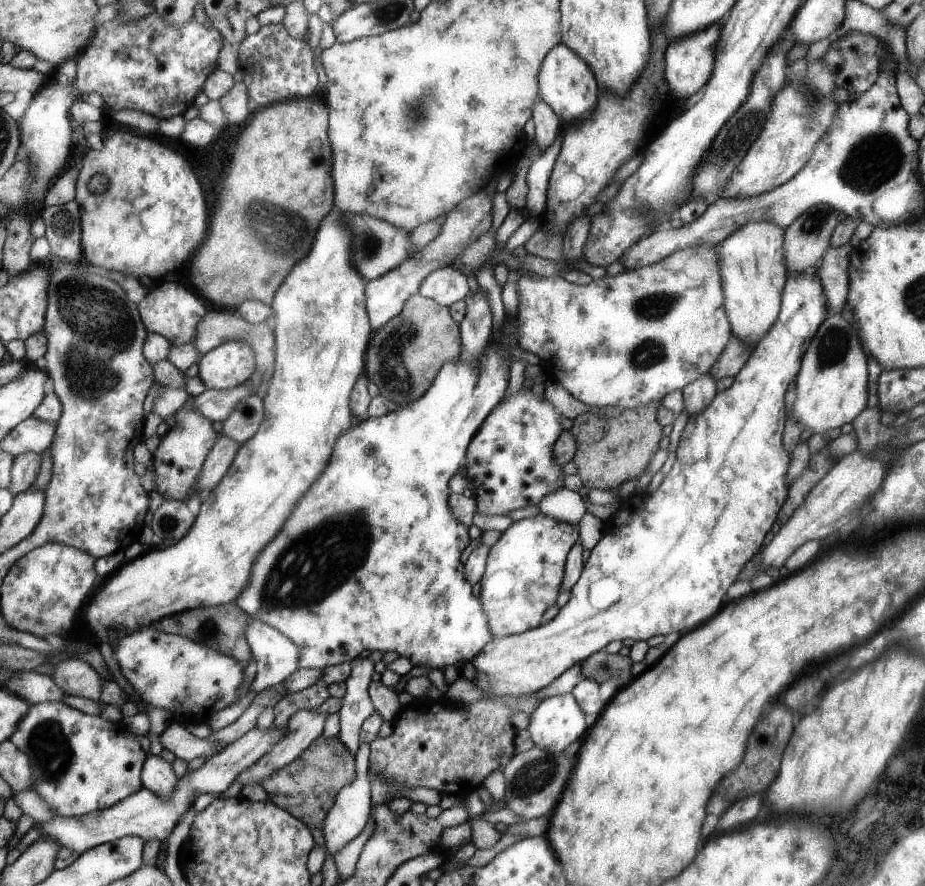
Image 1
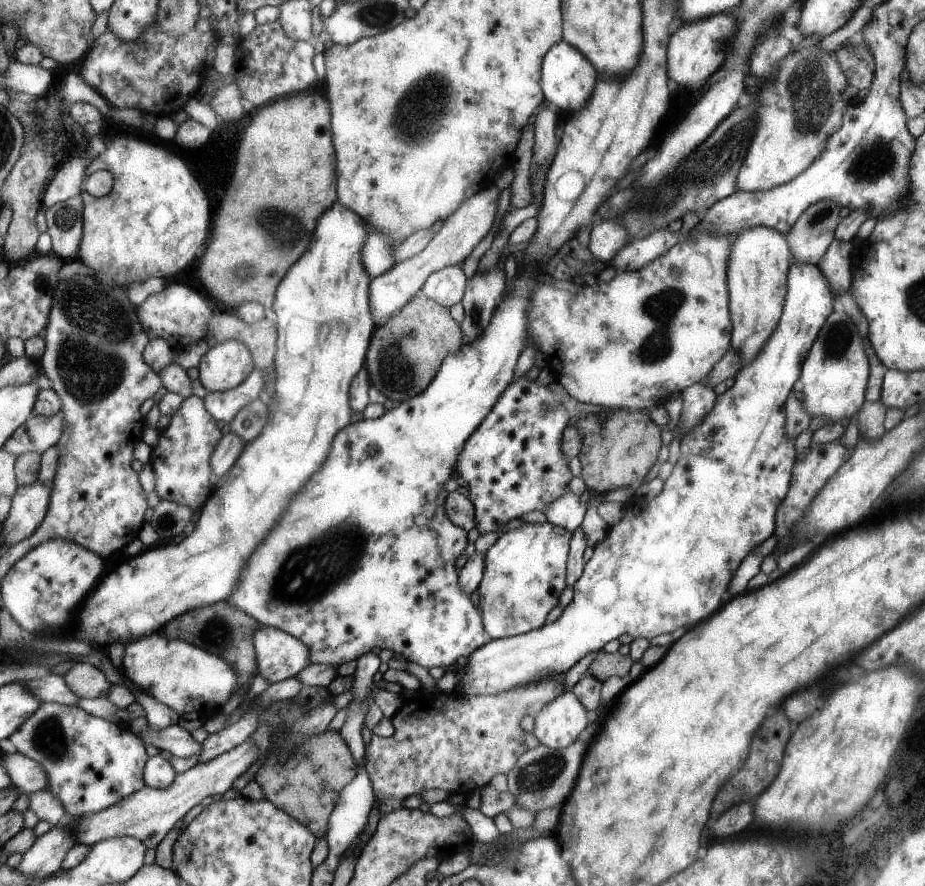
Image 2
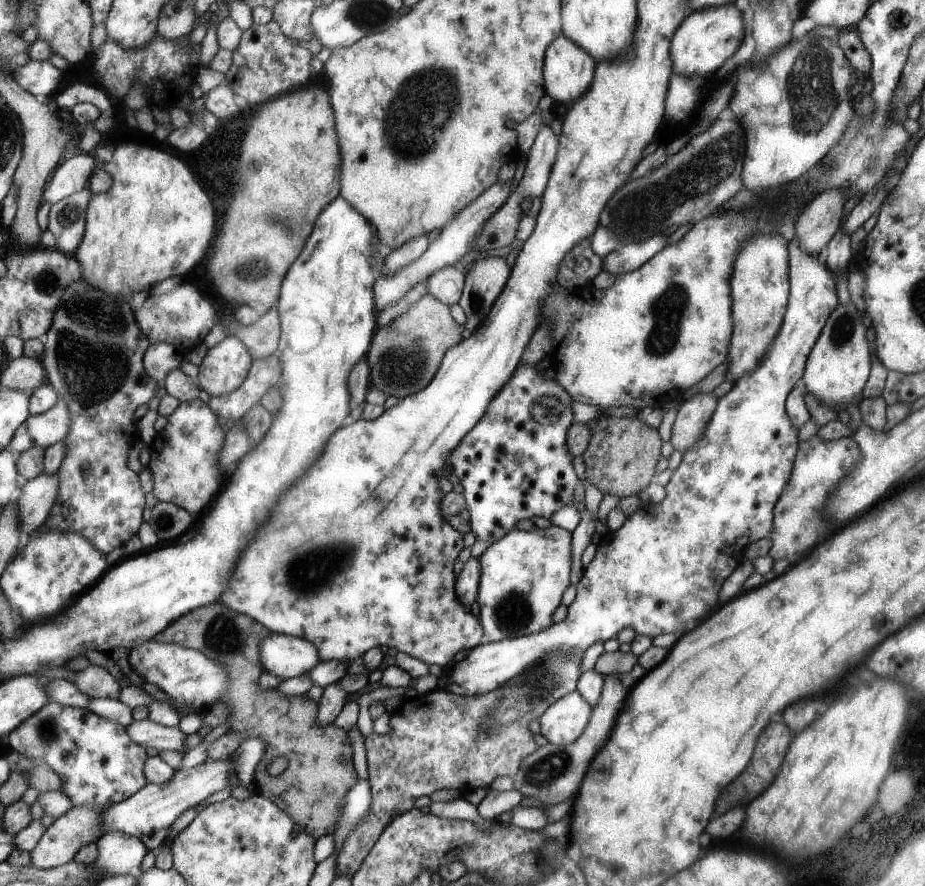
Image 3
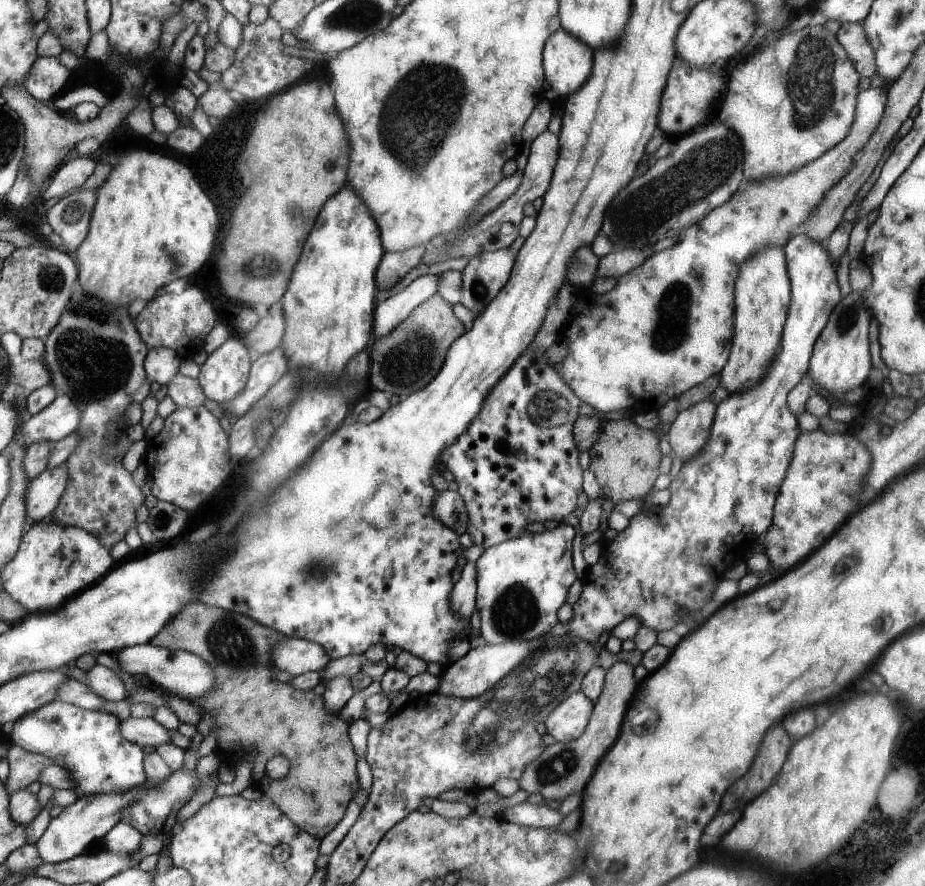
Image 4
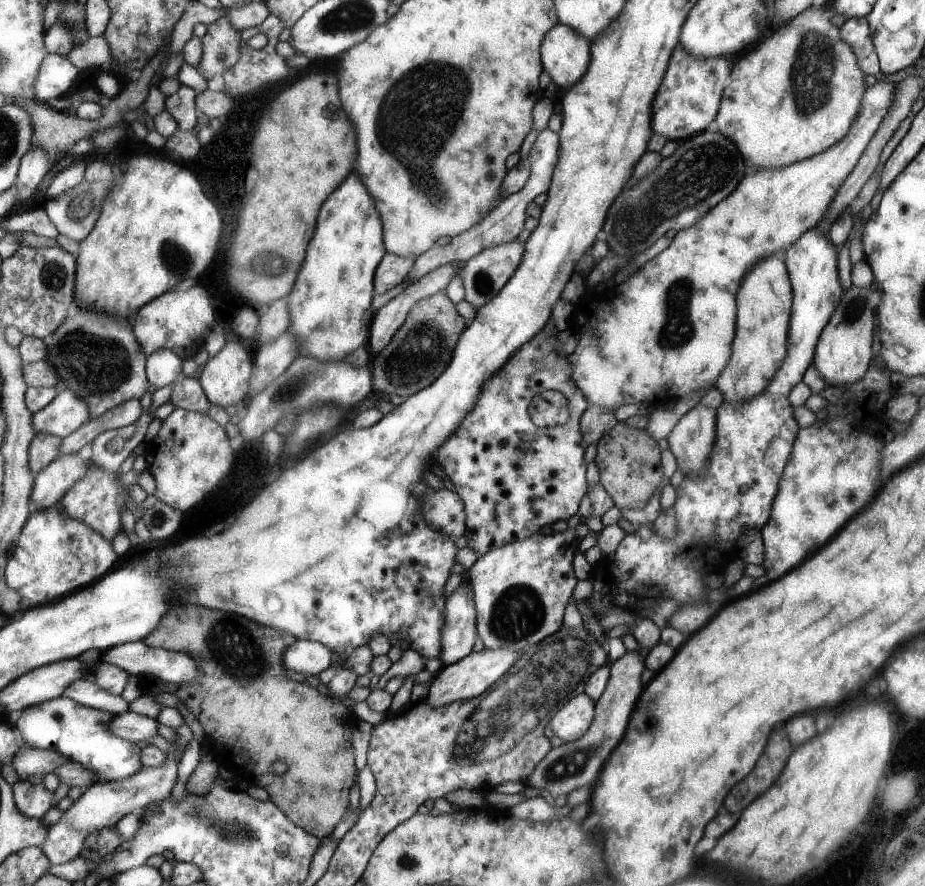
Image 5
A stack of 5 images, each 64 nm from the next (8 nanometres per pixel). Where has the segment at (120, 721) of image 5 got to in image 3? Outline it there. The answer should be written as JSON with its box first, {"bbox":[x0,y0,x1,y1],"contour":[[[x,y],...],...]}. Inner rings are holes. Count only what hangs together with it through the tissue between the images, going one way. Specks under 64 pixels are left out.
{"bbox":[127,718,185,750],"contour":[[[148,718],[139,721],[132,721],[127,725],[127,730],[130,738],[136,741],[144,748],[152,746],[156,750],[183,750],[183,740],[185,735],[178,727],[167,727],[154,722]]]}

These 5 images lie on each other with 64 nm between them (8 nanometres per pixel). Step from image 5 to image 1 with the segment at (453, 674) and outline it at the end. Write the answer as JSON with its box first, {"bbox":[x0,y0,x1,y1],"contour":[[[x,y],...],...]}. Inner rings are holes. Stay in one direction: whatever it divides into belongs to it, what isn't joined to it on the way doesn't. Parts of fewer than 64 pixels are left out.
{"bbox":[470,272,830,695],"contour":[[[791,272],[788,273],[788,282],[785,284],[784,294],[781,298],[781,312],[778,315],[777,322],[773,324],[772,330],[768,335],[758,343],[752,350],[746,364],[738,371],[735,381],[730,388],[719,390],[712,402],[701,413],[690,415],[685,426],[679,445],[677,448],[676,461],[670,472],[664,477],[662,483],[654,492],[635,492],[623,498],[619,503],[618,509],[614,512],[612,518],[606,522],[606,527],[600,542],[591,550],[589,560],[583,564],[583,571],[580,578],[571,588],[571,598],[563,606],[556,617],[547,624],[537,626],[529,631],[518,635],[510,635],[501,639],[494,639],[490,646],[484,647],[484,650],[470,662],[475,666],[474,674],[470,676],[470,681],[476,688],[490,692],[490,694],[508,694],[508,695],[526,695],[532,694],[544,688],[557,679],[564,671],[568,671],[576,663],[582,663],[593,655],[595,652],[609,646],[614,641],[623,641],[625,638],[632,638],[635,641],[647,641],[652,636],[659,634],[670,634],[671,632],[686,632],[694,630],[702,622],[710,620],[722,606],[724,594],[728,588],[734,584],[740,568],[748,562],[748,558],[760,550],[764,544],[766,532],[774,526],[776,518],[779,518],[778,512],[782,508],[789,496],[786,488],[786,470],[790,464],[791,454],[786,452],[783,443],[783,432],[787,419],[787,406],[785,396],[789,386],[796,382],[798,371],[801,370],[801,362],[805,352],[809,350],[810,343],[817,334],[818,327],[828,318],[830,310],[826,300],[825,289],[822,281],[815,274]]]}

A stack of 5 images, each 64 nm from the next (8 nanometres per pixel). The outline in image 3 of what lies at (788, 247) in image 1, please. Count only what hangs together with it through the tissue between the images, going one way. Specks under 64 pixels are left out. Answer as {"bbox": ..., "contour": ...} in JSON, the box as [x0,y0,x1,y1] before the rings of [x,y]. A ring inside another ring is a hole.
{"bbox":[795,188,847,254],"contour":[[[841,188],[825,190],[816,195],[796,220],[795,233],[807,253],[824,254],[826,243],[842,224],[847,198]]]}

